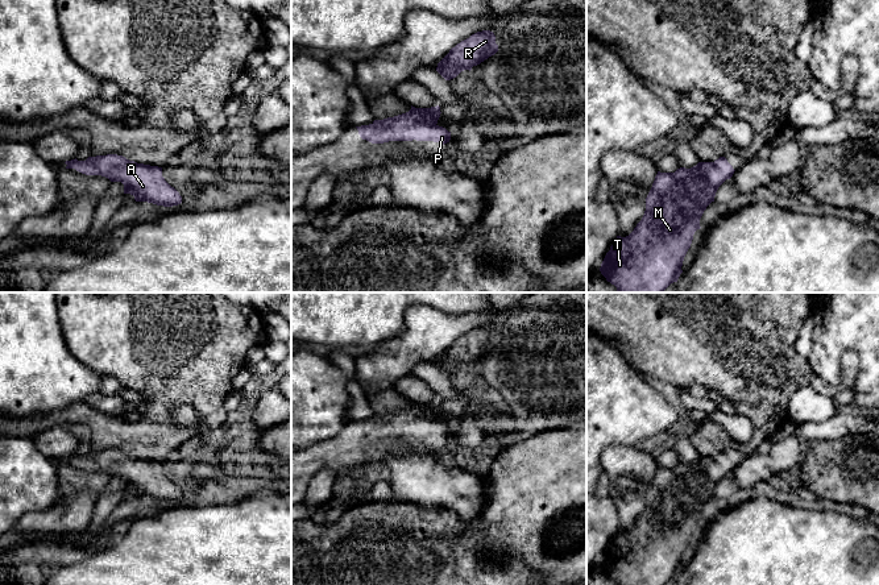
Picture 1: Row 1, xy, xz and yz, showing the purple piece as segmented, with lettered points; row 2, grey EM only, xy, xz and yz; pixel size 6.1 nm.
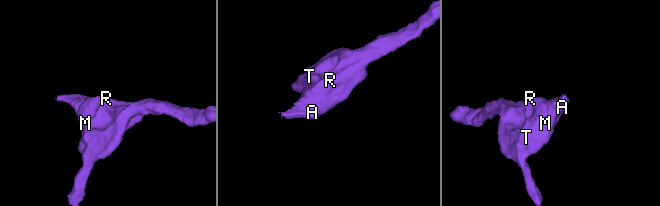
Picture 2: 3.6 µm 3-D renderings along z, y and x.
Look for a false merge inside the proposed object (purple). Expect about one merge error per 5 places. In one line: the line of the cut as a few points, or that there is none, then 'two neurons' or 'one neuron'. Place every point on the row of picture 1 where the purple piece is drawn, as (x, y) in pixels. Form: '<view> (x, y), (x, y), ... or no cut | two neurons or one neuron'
no cut | one neuron

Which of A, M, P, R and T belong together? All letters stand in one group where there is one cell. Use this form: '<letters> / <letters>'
A M P R T

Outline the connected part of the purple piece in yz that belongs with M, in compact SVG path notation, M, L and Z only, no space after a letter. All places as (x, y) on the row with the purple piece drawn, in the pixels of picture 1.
M725 157L714 162L698 162L691 169L680 167L675 173L658 171L646 198L642 220L629 236L617 236L601 264L601 274L617 287L617 292L663 292L677 282L693 235L701 228L704 211L714 202L718 187L734 171Z

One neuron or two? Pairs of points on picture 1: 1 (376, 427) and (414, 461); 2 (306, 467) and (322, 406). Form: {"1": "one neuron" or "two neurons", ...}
{"1": "two neurons", "2": "two neurons"}

